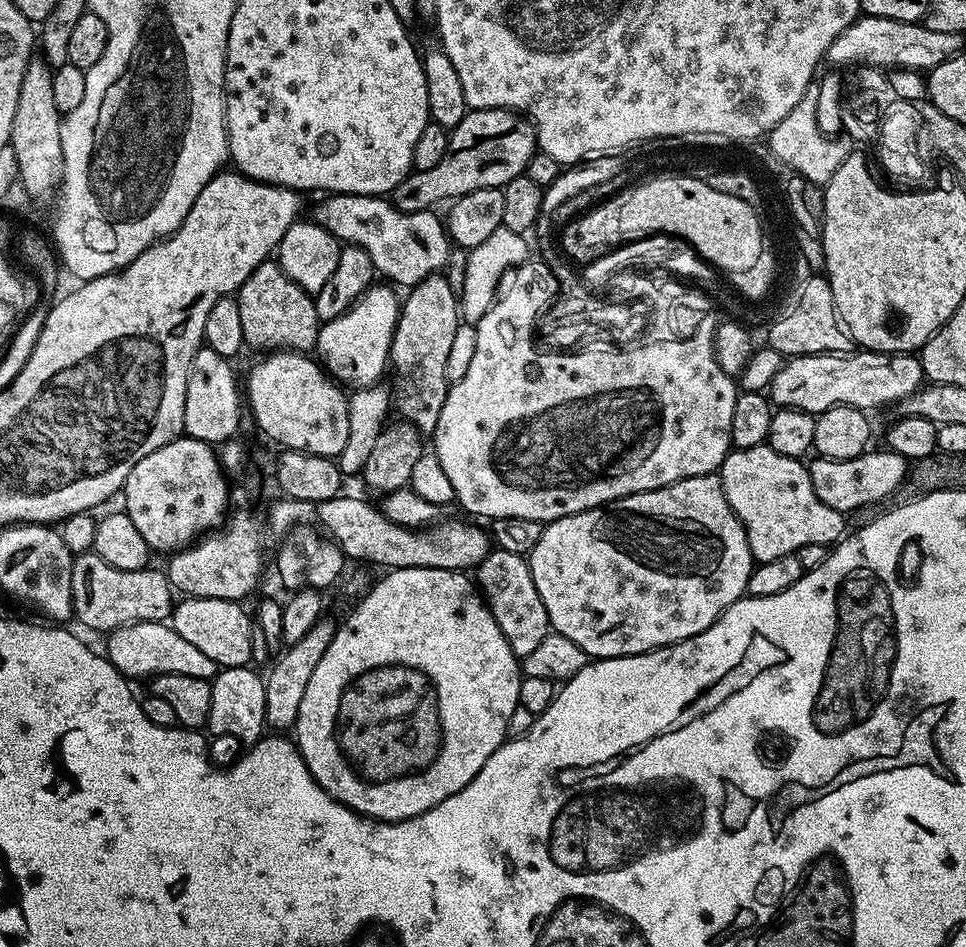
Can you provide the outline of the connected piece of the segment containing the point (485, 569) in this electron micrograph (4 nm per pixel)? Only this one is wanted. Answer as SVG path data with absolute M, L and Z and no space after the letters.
M496 548L489 551L482 563L476 565L474 580L494 622L498 622L498 630L502 630L506 642L510 642L512 653L518 658L531 654L542 638L548 636L550 625L546 606L542 606L542 598L538 598L538 586L534 586L527 559L510 554L510 550Z

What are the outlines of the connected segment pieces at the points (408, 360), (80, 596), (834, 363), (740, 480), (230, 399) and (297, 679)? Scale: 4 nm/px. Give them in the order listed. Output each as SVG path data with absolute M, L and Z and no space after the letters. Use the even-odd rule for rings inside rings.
M437 274L411 285L403 297L396 333L392 335L390 353L390 404L401 421L410 423L421 434L435 433L442 402L446 402L450 382L446 378L446 361L454 334L462 323L460 301L444 274Z
M91 550L72 561L72 589L75 619L103 634L111 634L123 624L167 621L174 607L173 586L161 569L159 572L155 566L149 566L142 570L118 570Z
M853 350L846 356L794 356L785 359L766 392L776 408L797 408L819 414L839 404L849 404L873 410L883 404L899 404L902 398L917 392L925 380L915 355Z
M767 443L753 448L738 448L729 451L727 458L720 463L718 475L724 497L726 502L730 502L734 514L746 530L753 561L774 562L774 558L796 554L800 547L811 543L832 546L845 535L845 513L826 506L826 502L818 498L812 485L812 473L804 463L803 459L778 454L778 450L768 447Z
M201 346L194 354L192 365L186 378L186 406L184 407L183 435L201 440L213 446L224 446L233 439L240 428L240 404L242 408L242 388L236 385L236 372L232 369L233 361L218 354L206 346Z
M321 618L317 624L310 626L310 630L306 630L304 638L298 638L298 642L287 645L283 649L285 652L271 661L271 664L273 663L272 669L269 670L268 674L266 673L264 681L266 694L265 722L269 729L288 730L295 725L298 718L298 706L302 706L306 686L310 683L310 674L314 674L314 670L318 670L318 662L322 662L322 654L326 654L336 630L337 625L335 623L331 624L328 618Z

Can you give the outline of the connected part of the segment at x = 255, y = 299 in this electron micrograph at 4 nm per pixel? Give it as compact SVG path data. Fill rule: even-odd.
M269 258L259 264L242 282L240 291L235 293L238 314L242 317L242 334L245 345L264 350L283 350L308 354L315 349L320 333L321 320L313 293L302 290L287 276L275 259Z

